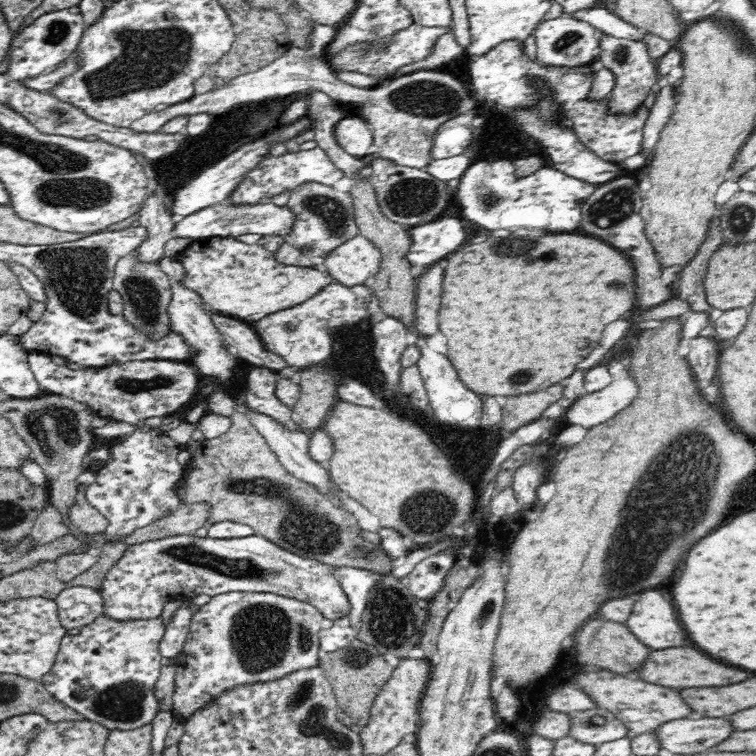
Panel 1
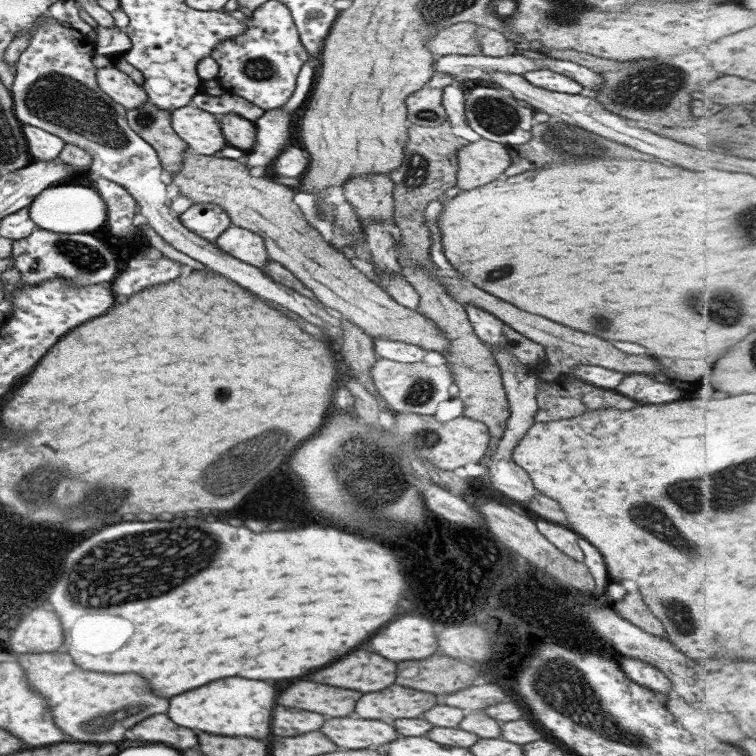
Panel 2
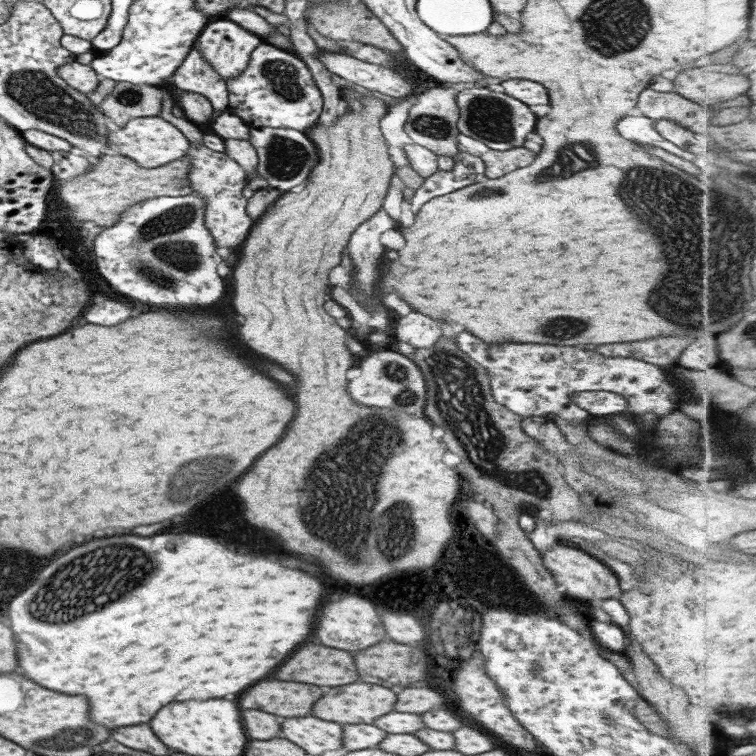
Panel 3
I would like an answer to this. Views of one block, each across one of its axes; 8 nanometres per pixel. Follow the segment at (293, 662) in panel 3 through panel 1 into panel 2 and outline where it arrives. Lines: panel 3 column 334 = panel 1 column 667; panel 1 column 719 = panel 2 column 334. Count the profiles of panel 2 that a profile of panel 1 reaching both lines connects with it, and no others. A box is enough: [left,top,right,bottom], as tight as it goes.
[308,650,396,692]

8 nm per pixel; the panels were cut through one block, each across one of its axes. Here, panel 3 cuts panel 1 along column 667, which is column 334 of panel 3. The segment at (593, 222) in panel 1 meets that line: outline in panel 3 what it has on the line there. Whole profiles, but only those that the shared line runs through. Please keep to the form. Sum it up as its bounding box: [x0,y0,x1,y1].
[328,286,373,344]

